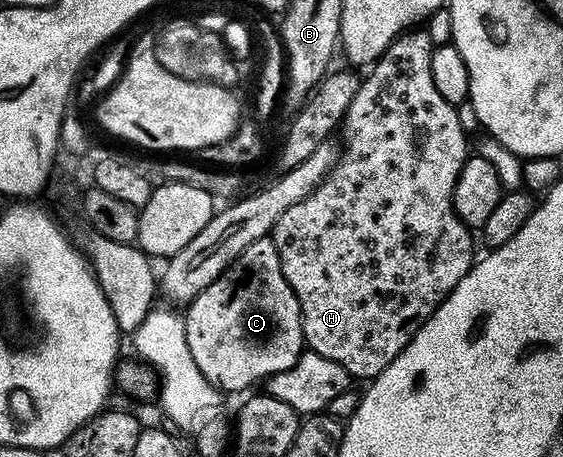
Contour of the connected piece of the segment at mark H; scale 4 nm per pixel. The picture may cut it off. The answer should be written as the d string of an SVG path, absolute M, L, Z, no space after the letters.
M409 29L403 35L396 36L395 41L380 56L379 62L369 70L373 71L368 76L363 76L359 89L350 101L348 111L342 120L344 143L342 142L336 166L321 181L316 191L310 193L300 204L291 205L290 209L279 217L270 234L272 244L278 249L282 273L300 302L307 350L318 353L330 361L338 361L338 365L342 365L342 369L346 369L346 373L353 380L371 381L388 368L394 357L398 357L398 353L402 353L402 349L406 349L409 341L416 336L420 326L435 313L440 302L456 288L462 277L466 277L478 255L472 248L473 232L458 217L452 200L458 173L464 162L470 158L468 139L464 136L464 127L460 124L459 113L456 112L459 110L453 103L446 101L446 97L442 97L438 89L434 89L433 79L430 77L433 50L434 44L427 30Z

